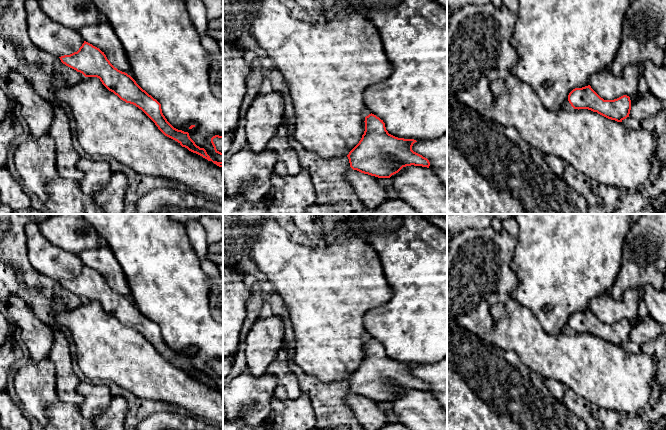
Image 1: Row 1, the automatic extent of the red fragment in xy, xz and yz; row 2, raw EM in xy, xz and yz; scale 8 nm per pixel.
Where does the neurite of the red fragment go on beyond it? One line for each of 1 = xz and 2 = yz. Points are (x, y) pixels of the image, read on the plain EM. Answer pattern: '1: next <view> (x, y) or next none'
1: next none
2: next none

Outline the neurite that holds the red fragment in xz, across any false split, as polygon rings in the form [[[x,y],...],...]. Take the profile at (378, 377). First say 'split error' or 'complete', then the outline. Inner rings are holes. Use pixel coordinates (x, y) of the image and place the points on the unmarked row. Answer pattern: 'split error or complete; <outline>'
complete; [[[372,337],[365,341],[364,346],[361,364],[347,379],[353,394],[378,402],[390,402],[406,390],[429,392],[429,384],[412,374],[416,364],[389,358],[383,344]]]

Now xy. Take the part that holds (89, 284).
complete; [[[84,265],[77,276],[59,282],[63,288],[85,301],[99,302],[102,308],[121,324],[141,333],[165,360],[217,390],[223,391],[223,385],[213,385],[204,372],[195,368],[188,356],[174,352],[163,339],[161,328],[143,314],[130,299],[115,292],[99,272]]]

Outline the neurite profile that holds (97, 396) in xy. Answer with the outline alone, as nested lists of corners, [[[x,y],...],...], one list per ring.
[[[81,381],[77,391],[85,398],[81,410],[90,420],[101,415],[107,409],[113,396],[108,384],[104,382]]]

